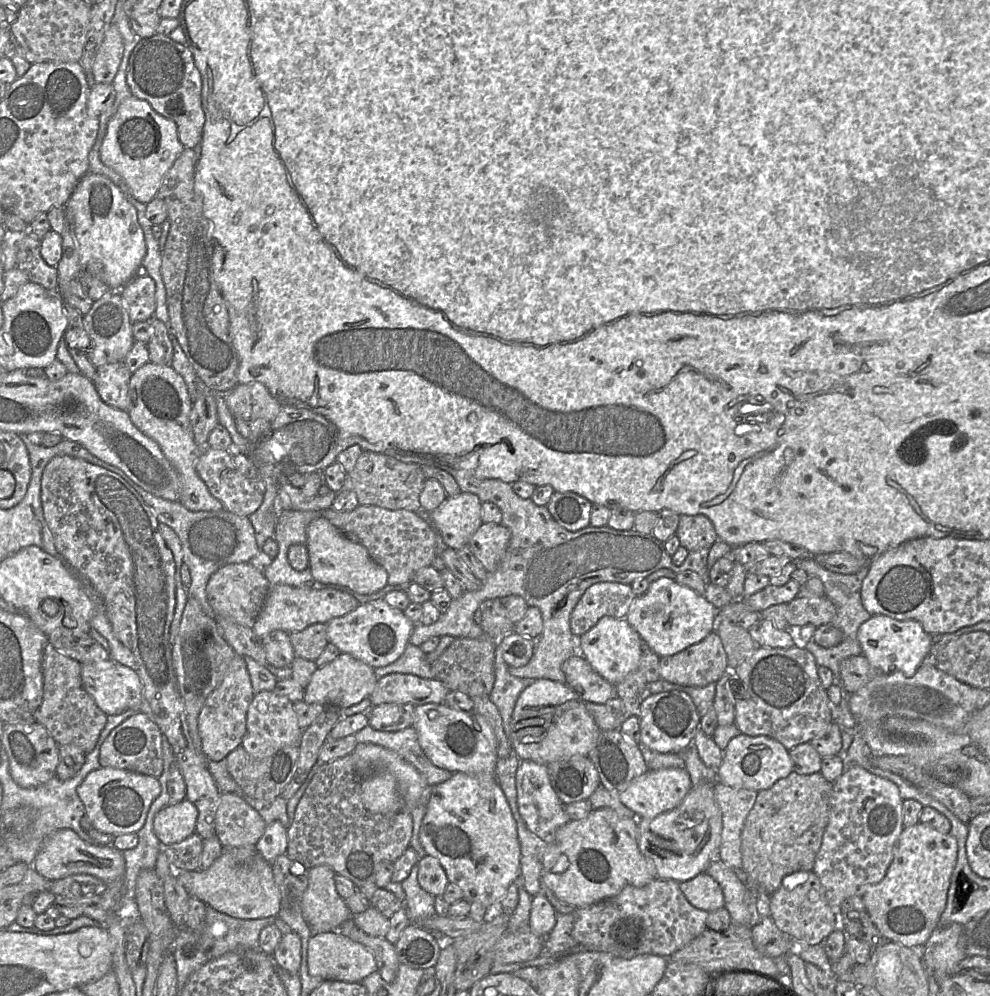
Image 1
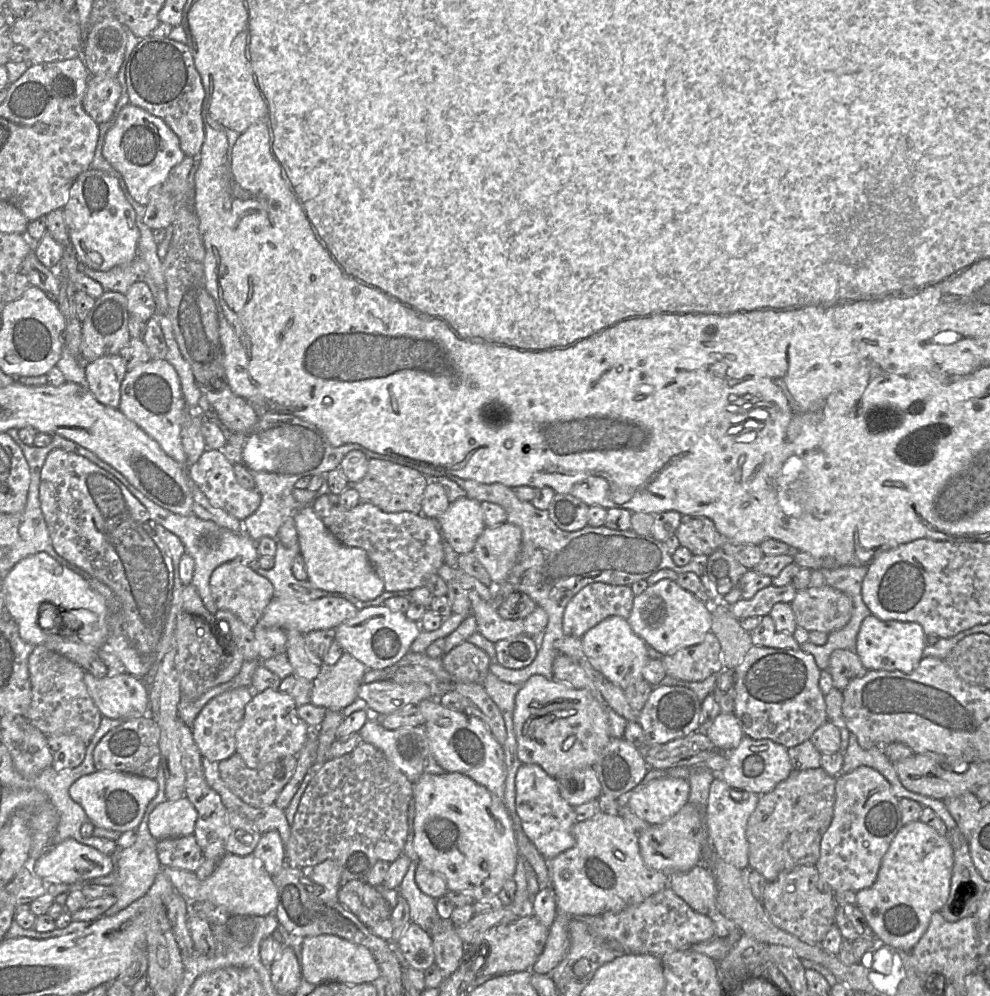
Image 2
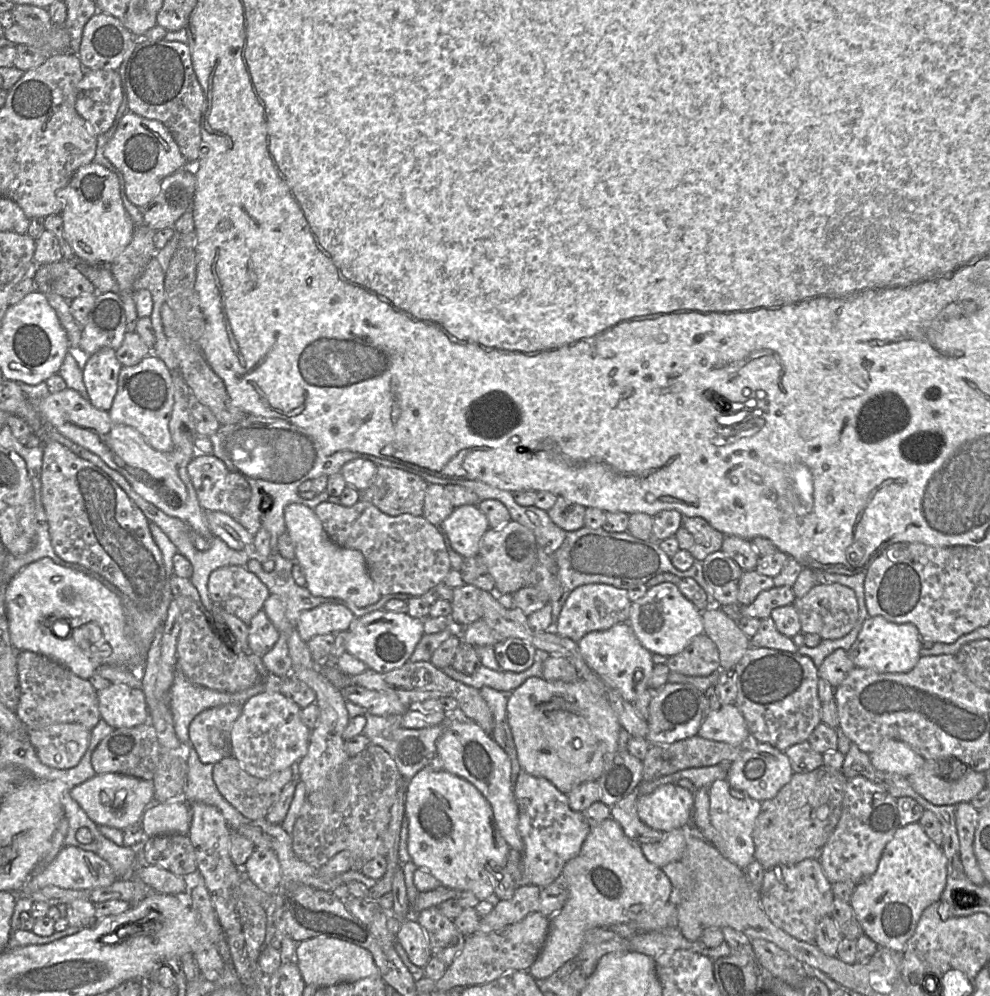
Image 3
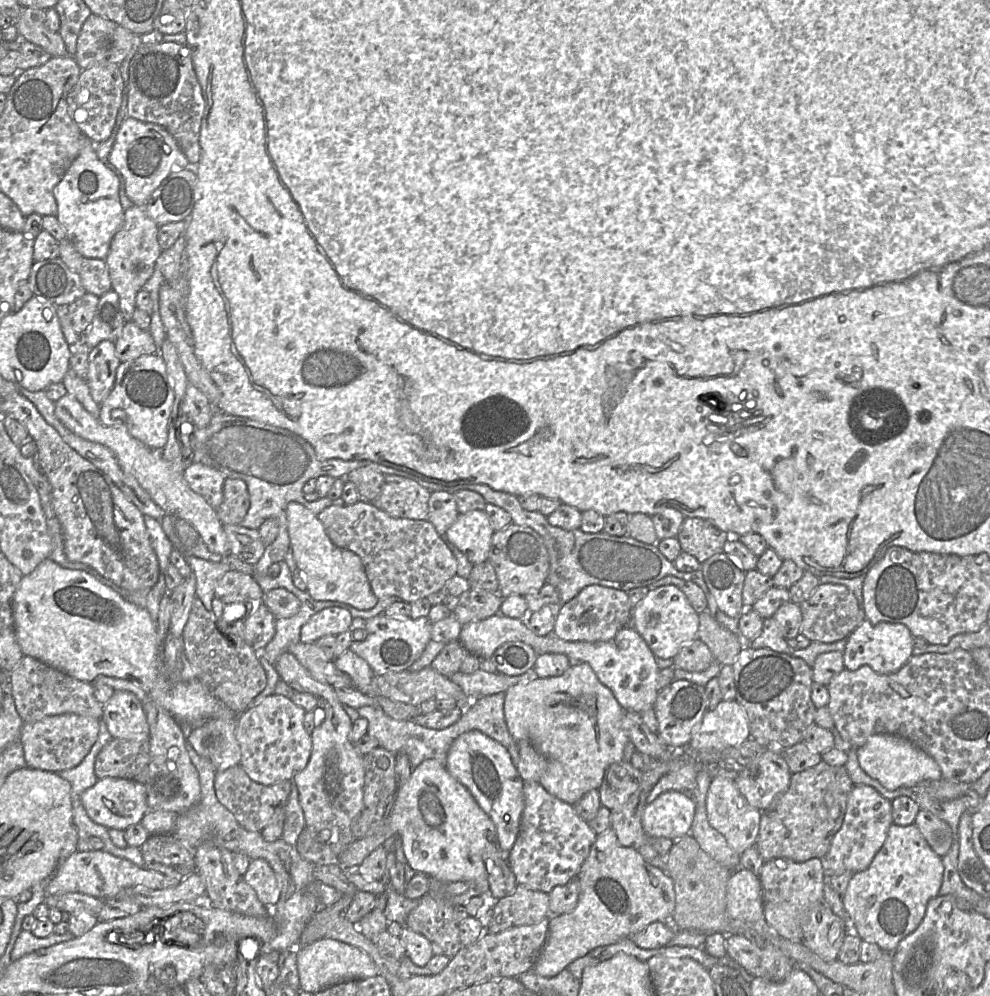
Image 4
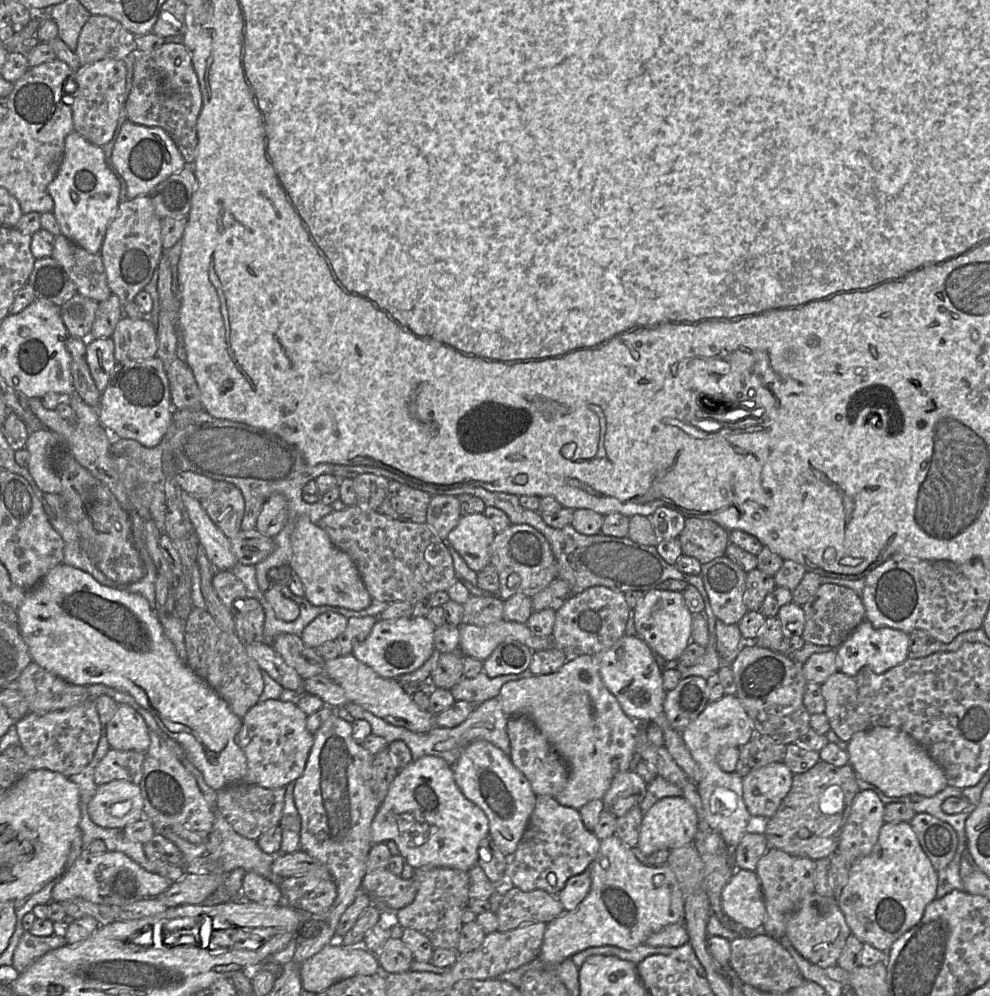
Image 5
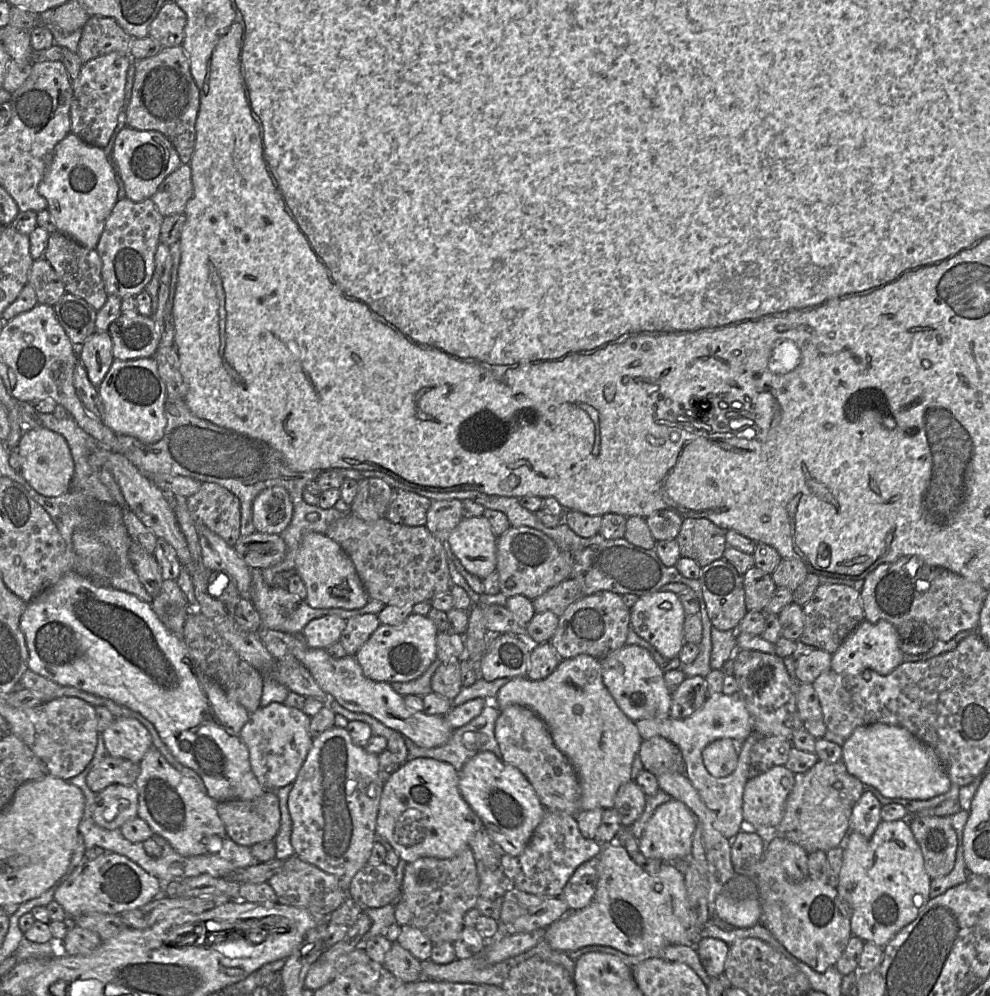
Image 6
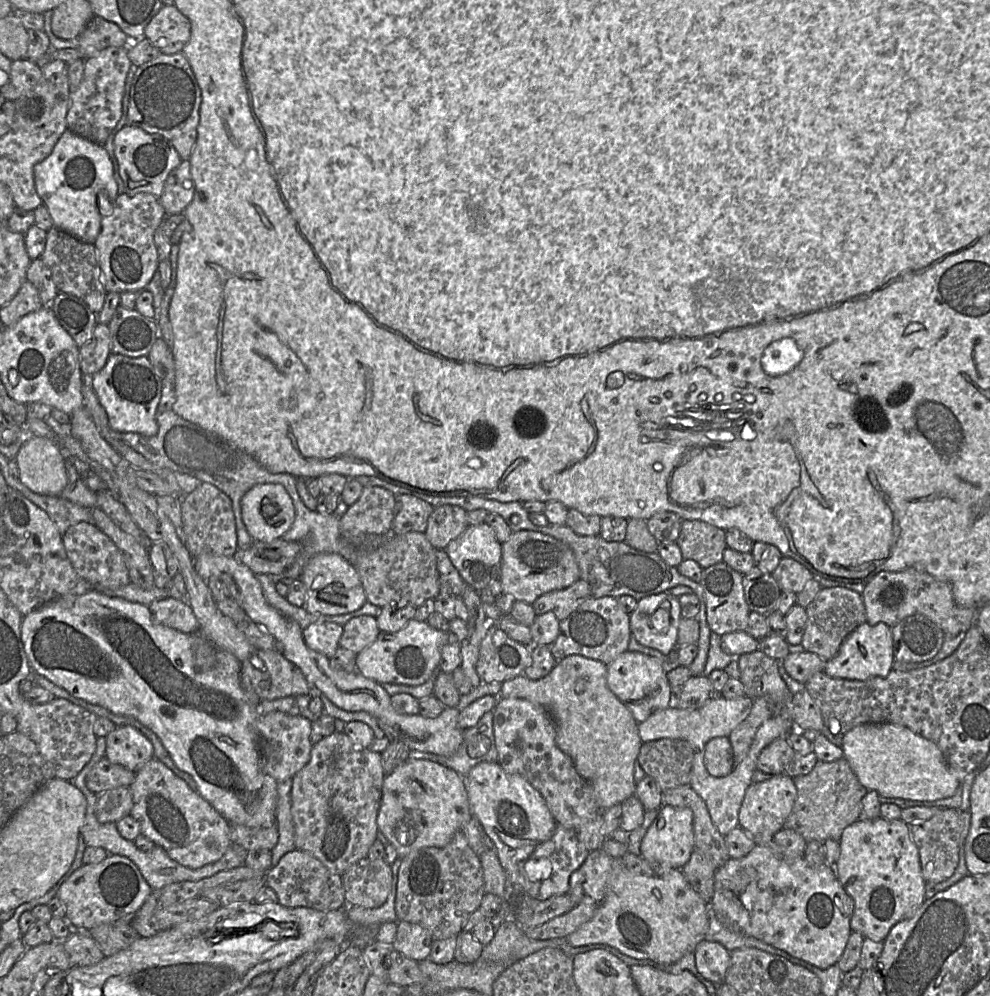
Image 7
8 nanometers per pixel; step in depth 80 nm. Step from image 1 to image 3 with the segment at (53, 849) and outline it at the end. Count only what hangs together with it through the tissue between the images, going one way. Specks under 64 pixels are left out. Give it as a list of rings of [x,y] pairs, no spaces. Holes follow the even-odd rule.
[[[64,846],[54,860],[42,871],[35,872],[28,881],[18,889],[21,896],[15,895],[15,902],[19,898],[31,895],[46,886],[57,886],[67,889],[92,890],[109,886],[117,880],[110,864],[94,852],[82,850],[75,846]]]

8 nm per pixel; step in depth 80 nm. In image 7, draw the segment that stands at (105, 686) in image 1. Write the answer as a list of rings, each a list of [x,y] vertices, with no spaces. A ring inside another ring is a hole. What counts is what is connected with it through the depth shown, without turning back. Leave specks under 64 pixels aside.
[[[116,726],[105,741],[106,759],[135,773],[154,758],[150,740],[132,726]]]

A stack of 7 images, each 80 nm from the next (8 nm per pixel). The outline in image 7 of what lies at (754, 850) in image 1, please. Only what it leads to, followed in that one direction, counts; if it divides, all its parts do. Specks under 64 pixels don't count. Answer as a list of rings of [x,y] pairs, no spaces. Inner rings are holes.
[[[817,761],[810,773],[793,778],[796,799],[783,828],[799,833],[806,842],[839,841],[844,829],[862,817],[862,799],[868,790],[859,782],[848,761]]]

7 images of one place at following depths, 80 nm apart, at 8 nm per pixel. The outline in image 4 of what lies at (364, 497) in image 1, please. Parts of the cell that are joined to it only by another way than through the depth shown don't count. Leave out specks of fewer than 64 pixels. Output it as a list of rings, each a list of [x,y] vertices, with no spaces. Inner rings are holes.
[[[401,475],[384,477],[380,494],[370,503],[393,518],[428,520],[428,501],[432,492]]]

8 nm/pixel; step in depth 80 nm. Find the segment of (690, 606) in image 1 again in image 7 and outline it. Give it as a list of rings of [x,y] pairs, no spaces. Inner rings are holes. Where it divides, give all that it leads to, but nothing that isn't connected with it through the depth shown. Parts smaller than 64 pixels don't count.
[[[662,592],[638,601],[635,610],[630,613],[630,628],[641,645],[668,654],[678,646],[681,619],[678,598]]]

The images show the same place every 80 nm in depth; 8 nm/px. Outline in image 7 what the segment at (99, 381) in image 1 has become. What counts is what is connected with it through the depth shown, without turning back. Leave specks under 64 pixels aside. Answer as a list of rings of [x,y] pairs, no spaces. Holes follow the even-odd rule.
[[[96,323],[89,341],[79,348],[80,370],[85,379],[100,371],[111,354],[108,325]]]

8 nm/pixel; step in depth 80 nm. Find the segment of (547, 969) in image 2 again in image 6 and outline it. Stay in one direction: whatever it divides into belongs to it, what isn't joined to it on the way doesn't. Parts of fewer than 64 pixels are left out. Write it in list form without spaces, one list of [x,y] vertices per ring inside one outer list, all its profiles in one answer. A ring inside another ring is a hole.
[[[611,842],[609,844],[602,845],[603,846],[599,854],[599,879],[597,883],[596,893],[592,902],[585,908],[579,910],[571,910],[569,913],[565,914],[560,919],[553,922],[549,927],[547,927],[545,939],[548,942],[549,946],[554,950],[570,952],[583,948],[585,946],[599,944],[613,947],[628,955],[639,955],[648,951],[660,950],[669,945],[682,945],[680,944],[681,940],[685,940],[688,936],[689,939],[693,942],[693,947],[695,947],[699,940],[702,939],[702,932],[700,935],[698,935],[697,927],[692,920],[692,913],[688,901],[684,873],[678,867],[676,867],[674,863],[664,862],[658,873],[649,874],[632,860],[625,847],[621,844],[617,842]]]

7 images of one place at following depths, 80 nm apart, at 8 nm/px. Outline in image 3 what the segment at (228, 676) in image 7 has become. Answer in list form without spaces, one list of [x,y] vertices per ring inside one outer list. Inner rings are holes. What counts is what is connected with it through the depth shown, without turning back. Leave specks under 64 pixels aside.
[[[48,557],[41,558],[24,567],[10,580],[5,606],[10,643],[14,648],[43,655],[82,679],[88,680],[102,665],[131,669],[144,666],[144,653],[140,653],[127,634],[120,597],[100,577],[88,571],[68,569]],[[91,623],[103,631],[106,644],[87,645],[85,639],[78,638],[84,633],[85,625]]]

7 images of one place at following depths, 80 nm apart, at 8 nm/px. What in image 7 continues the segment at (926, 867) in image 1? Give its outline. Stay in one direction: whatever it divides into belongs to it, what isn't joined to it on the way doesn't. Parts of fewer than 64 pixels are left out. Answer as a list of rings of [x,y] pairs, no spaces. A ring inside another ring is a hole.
[[[860,818],[846,827],[839,840],[836,877],[854,902],[851,930],[883,942],[898,922],[912,917],[924,903],[926,882],[910,827],[901,819]]]

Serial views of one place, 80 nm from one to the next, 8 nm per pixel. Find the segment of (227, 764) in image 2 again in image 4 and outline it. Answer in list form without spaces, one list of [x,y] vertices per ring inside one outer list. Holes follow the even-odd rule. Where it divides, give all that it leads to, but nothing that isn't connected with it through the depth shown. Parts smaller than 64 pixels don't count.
[[[236,765],[216,771],[214,784],[219,802],[234,815],[237,822],[248,831],[261,832],[275,812],[285,807],[291,792],[292,780],[269,786],[262,785],[251,780],[241,765]]]

